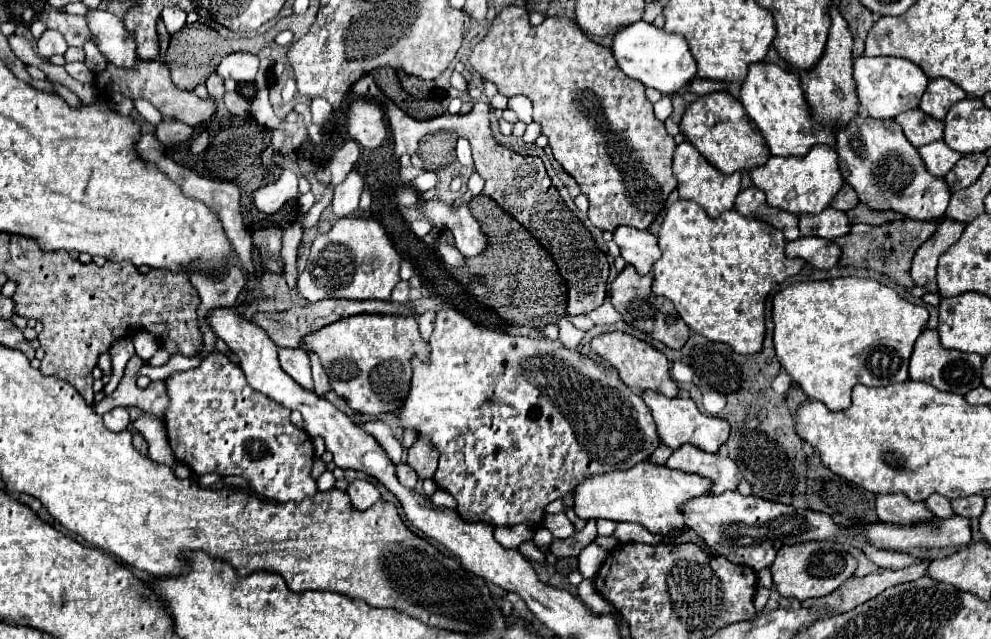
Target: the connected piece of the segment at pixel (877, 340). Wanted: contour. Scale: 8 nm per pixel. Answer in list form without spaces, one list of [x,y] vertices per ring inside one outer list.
[[[839,277],[829,281],[795,283],[773,297],[775,349],[783,369],[807,393],[807,397],[825,403],[831,411],[843,411],[851,405],[851,389],[857,383],[883,387],[909,379],[909,359],[915,339],[929,321],[929,311],[899,297],[891,287],[865,277]]]

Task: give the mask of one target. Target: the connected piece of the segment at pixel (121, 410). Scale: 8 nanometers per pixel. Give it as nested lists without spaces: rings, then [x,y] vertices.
[[[115,407],[113,411],[105,413],[103,415],[103,423],[109,431],[123,431],[129,427],[131,419],[129,419],[129,413],[127,413],[127,407]]]

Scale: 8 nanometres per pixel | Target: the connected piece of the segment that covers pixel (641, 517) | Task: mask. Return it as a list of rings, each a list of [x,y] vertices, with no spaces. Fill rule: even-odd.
[[[643,461],[629,471],[613,471],[613,473],[587,477],[583,483],[579,483],[579,489],[573,491],[573,511],[577,513],[577,517],[585,521],[609,519],[617,523],[621,521],[641,523],[651,533],[667,535],[673,527],[685,529],[683,513],[677,507],[691,497],[707,495],[709,487],[711,487],[711,481],[699,475],[681,473],[665,465]]]

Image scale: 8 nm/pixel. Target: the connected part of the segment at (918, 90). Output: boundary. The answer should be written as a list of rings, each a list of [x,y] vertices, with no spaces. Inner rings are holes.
[[[857,57],[853,69],[859,103],[875,119],[893,119],[907,109],[919,107],[929,83],[923,69],[903,57]]]

